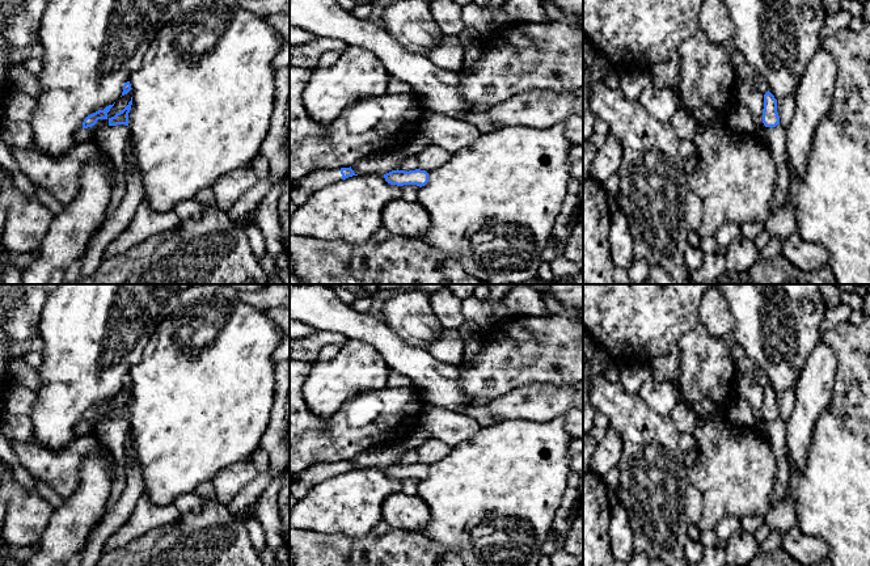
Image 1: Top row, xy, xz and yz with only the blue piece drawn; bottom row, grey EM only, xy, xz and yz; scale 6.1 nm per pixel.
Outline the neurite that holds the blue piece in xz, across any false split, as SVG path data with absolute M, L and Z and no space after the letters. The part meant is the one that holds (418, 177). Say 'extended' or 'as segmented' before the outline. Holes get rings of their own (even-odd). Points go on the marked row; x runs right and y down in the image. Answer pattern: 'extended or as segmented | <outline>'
as segmented | M392 170L384 174L384 178L390 185L404 186L404 185L417 185L419 187L428 182L428 173L426 170Z

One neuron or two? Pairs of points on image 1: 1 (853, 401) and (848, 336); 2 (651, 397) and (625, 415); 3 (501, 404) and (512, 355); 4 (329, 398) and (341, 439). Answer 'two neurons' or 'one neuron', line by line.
1: one neuron
2: two neurons
3: two neurons
4: two neurons

